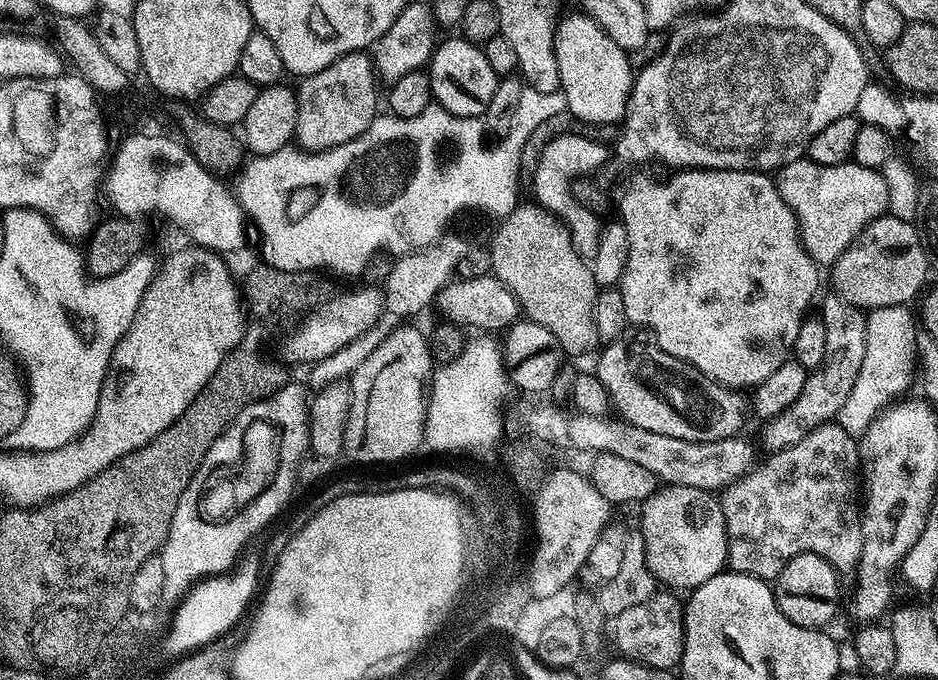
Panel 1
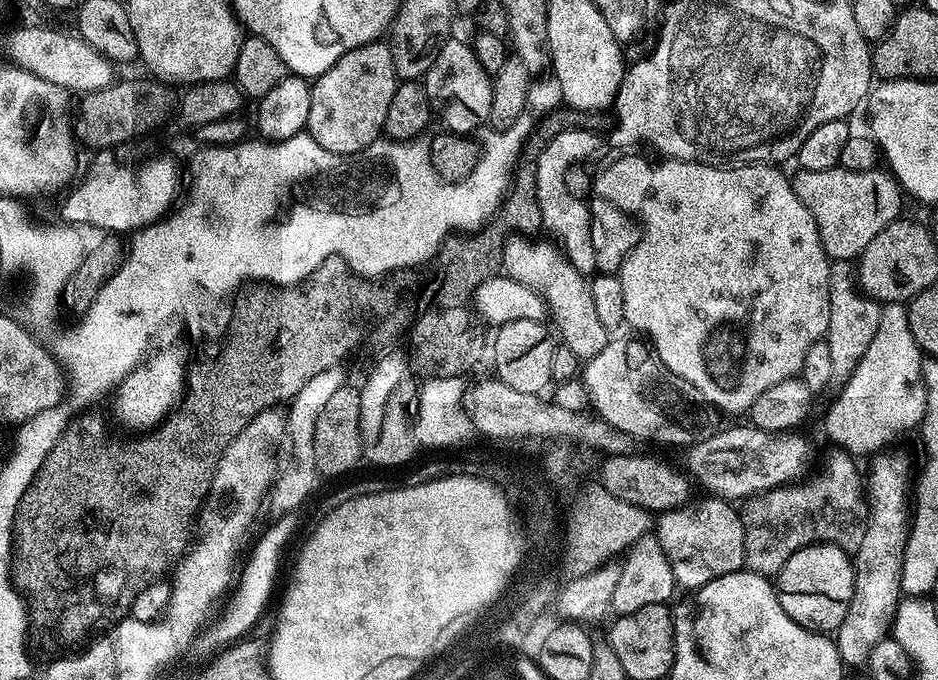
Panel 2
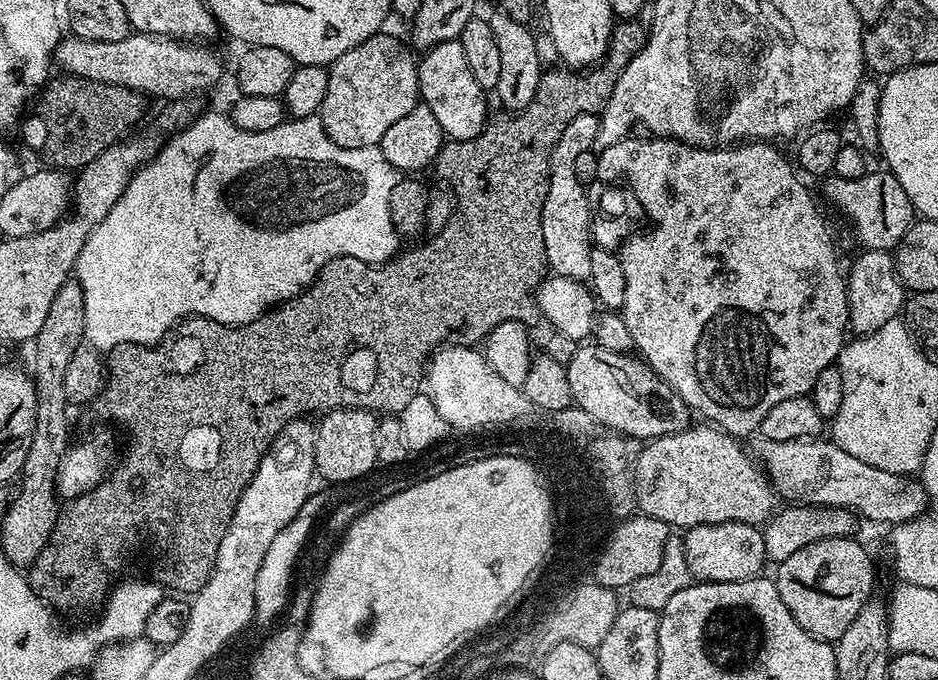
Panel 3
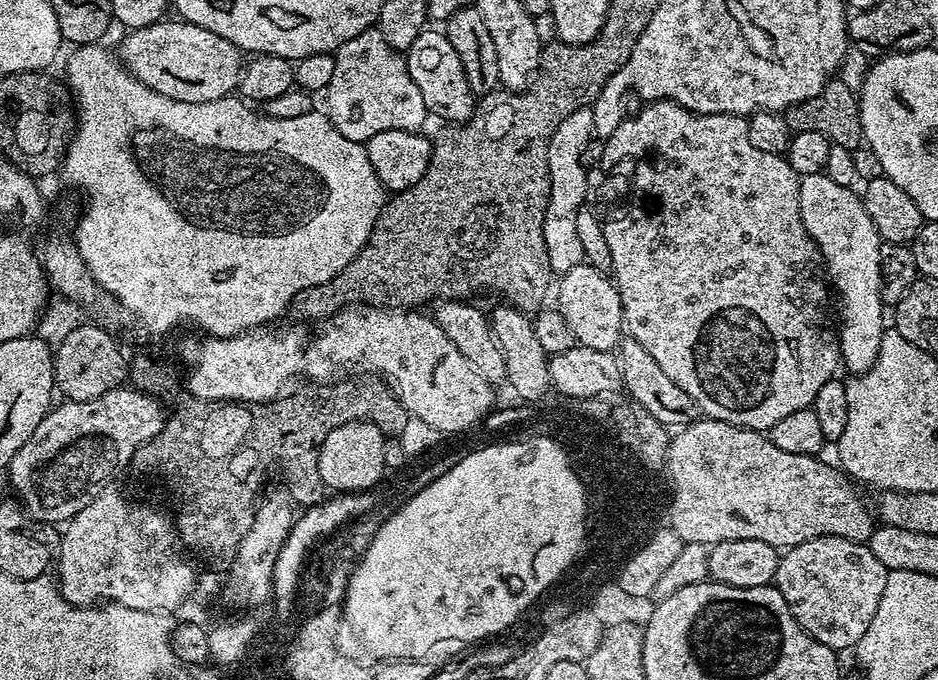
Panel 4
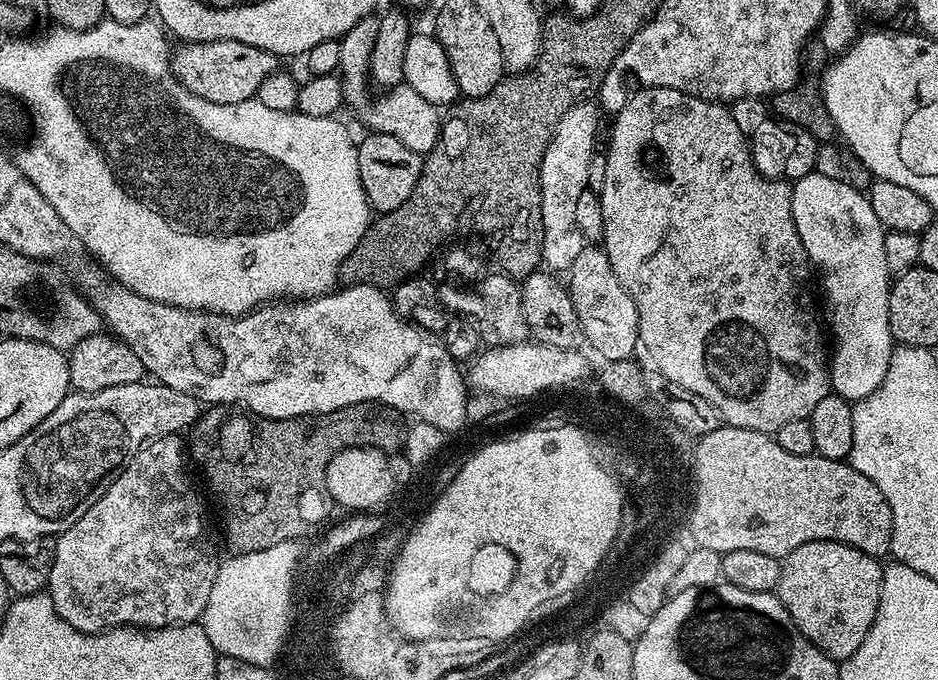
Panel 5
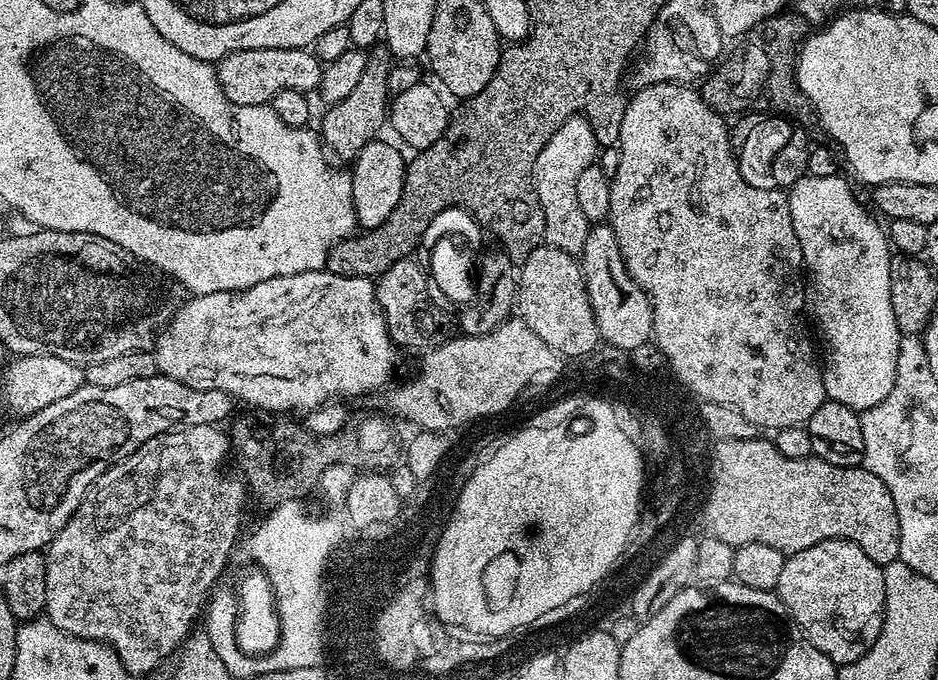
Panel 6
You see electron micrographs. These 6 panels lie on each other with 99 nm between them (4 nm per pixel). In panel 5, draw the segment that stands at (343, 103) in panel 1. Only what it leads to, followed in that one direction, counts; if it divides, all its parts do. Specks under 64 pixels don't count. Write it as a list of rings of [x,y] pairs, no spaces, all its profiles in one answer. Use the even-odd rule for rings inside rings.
[[[373,14],[354,22],[346,35],[339,39],[342,58],[340,59],[339,80],[344,88],[344,99],[347,107],[352,107],[360,115],[360,120],[365,124],[365,129],[373,132],[385,132],[398,142],[410,146],[410,150],[427,154],[436,144],[436,139],[440,137],[440,125],[442,116],[437,105],[426,102],[422,94],[415,90],[410,90],[406,83],[398,85],[396,88],[390,88],[379,93],[377,100],[368,100],[368,88],[370,81],[368,79],[368,59],[370,50],[374,46],[374,38],[378,38],[378,22],[380,16]]]

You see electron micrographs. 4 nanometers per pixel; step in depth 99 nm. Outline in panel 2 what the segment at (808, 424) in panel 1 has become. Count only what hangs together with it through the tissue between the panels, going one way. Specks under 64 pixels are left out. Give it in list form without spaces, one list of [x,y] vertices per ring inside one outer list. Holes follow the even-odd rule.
[[[832,260],[830,266],[830,326],[826,343],[830,350],[830,362],[834,362],[834,370],[841,377],[847,378],[856,369],[862,354],[866,354],[870,342],[874,342],[874,334],[878,334],[878,322],[882,322],[881,309],[881,301],[873,299],[862,291],[857,273],[854,271],[853,261]]]

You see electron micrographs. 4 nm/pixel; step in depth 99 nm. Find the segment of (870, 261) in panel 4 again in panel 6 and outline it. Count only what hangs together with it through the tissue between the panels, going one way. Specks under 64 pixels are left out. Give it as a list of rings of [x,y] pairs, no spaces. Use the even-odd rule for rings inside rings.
[[[806,174],[798,178],[787,193],[794,234],[798,234],[798,246],[802,246],[804,255],[806,308],[814,321],[815,331],[817,328],[824,339],[822,367],[826,397],[862,413],[867,408],[878,406],[878,402],[894,390],[902,333],[898,330],[898,322],[894,322],[894,310],[890,306],[890,262],[894,255],[890,241],[882,224],[879,224],[881,221],[860,205],[859,198],[852,193],[851,186],[842,176],[818,178]]]

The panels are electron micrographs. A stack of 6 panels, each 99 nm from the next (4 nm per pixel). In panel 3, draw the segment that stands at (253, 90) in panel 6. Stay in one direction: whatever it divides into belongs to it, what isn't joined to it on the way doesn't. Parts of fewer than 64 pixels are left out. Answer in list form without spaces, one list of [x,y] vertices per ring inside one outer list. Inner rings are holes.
[[[133,34],[122,42],[94,42],[69,35],[56,45],[54,60],[69,76],[129,88],[145,97],[161,96],[164,102],[195,97],[212,88],[224,72],[224,64],[214,49],[204,42],[174,40],[171,36]]]

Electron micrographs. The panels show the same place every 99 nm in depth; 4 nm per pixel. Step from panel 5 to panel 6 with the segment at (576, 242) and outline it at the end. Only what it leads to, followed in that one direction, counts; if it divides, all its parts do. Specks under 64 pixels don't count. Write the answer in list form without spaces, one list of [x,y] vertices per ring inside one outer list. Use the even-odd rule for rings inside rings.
[[[578,115],[562,122],[562,126],[554,130],[550,142],[542,146],[542,154],[538,154],[532,178],[544,215],[543,243],[552,248],[579,254],[586,242],[590,225],[586,214],[582,214],[582,209],[578,206],[577,183],[582,170],[586,170],[586,166],[597,159],[596,152],[598,153],[598,133],[593,130],[588,117]]]

